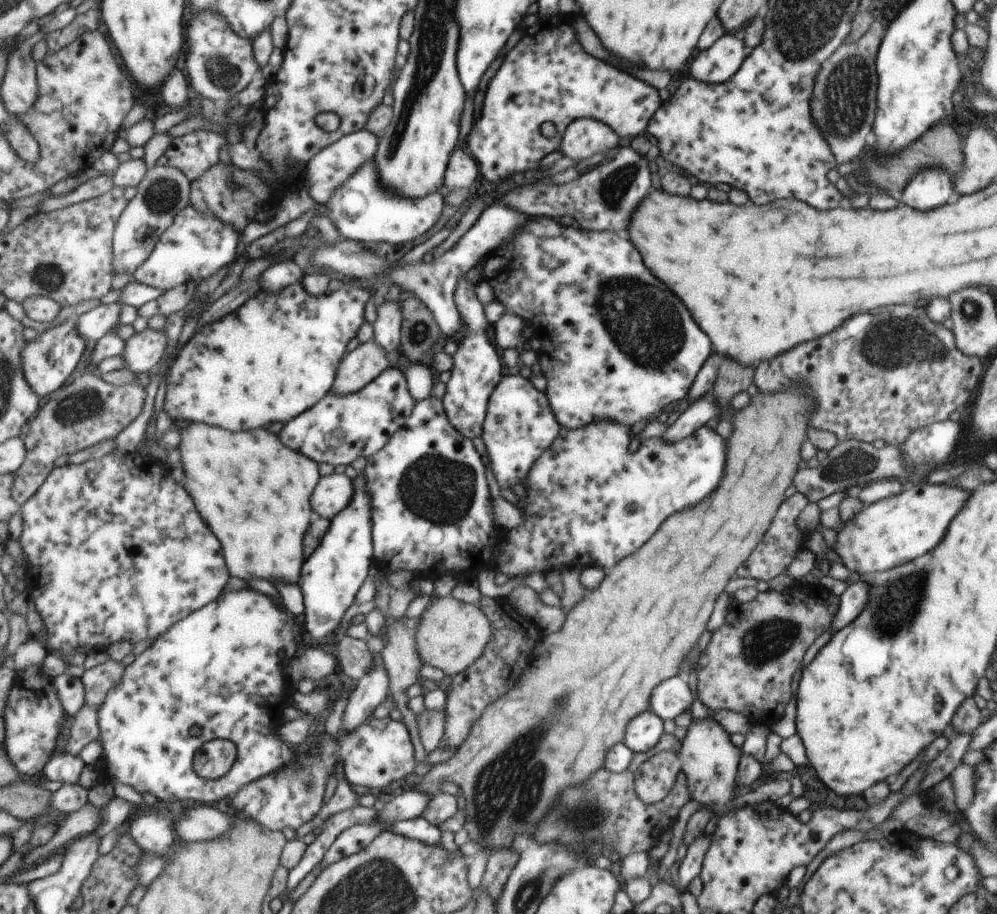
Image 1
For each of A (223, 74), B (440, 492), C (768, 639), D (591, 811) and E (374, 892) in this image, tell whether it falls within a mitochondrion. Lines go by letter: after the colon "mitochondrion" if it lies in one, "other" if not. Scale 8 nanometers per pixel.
A: mitochondrion
B: mitochondrion
C: mitochondrion
D: mitochondrion
E: mitochondrion

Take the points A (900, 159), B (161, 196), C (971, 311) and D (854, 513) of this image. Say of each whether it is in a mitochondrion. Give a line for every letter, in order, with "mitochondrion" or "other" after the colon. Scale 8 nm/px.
A: other
B: mitochondrion
C: mitochondrion
D: other

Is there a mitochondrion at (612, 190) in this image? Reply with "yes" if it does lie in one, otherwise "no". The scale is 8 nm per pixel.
yes

